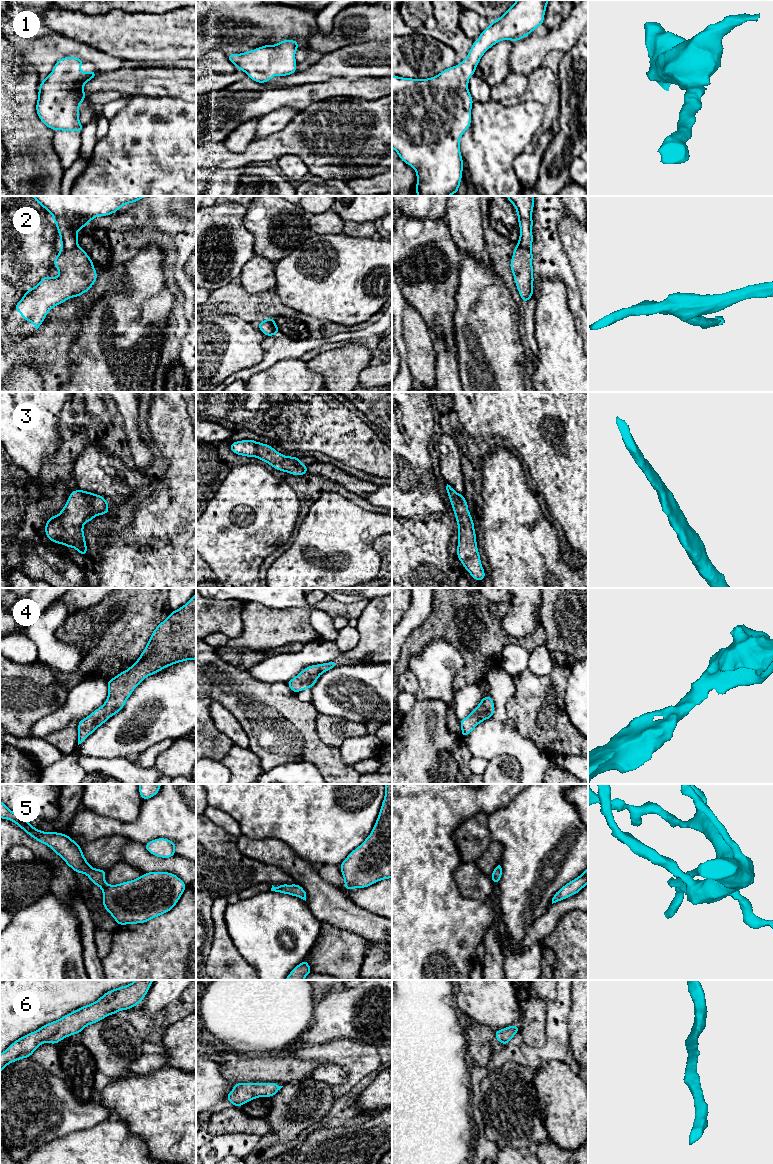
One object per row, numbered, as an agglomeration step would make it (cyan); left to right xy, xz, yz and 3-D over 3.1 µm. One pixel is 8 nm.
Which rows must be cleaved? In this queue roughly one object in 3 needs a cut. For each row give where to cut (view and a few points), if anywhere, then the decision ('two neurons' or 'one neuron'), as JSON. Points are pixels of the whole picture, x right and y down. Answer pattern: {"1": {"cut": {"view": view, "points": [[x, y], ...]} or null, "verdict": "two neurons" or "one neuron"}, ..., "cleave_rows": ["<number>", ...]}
{"1": {"cut": null, "verdict": "one neuron"}, "2": {"cut": {"view": "xy", "points": [[77, 245], [69, 249], [61, 249]]}, "verdict": "two neurons"}, "3": {"cut": null, "verdict": "one neuron"}, "4": {"cut": null, "verdict": "one neuron"}, "5": {"cut": null, "verdict": "one neuron"}, "6": {"cut": null, "verdict": "one neuron"}, "cleave_rows": ["2"]}

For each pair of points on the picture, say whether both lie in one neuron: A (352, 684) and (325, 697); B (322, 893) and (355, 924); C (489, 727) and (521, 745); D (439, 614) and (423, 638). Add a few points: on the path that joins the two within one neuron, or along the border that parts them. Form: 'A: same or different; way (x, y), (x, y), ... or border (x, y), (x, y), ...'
A: same; way (345, 691), (332, 695)
B: same; way (330, 901), (347, 916)
C: same; way (497, 735), (501, 739), (513, 743)
D: same; way (439, 620), (428, 632)

